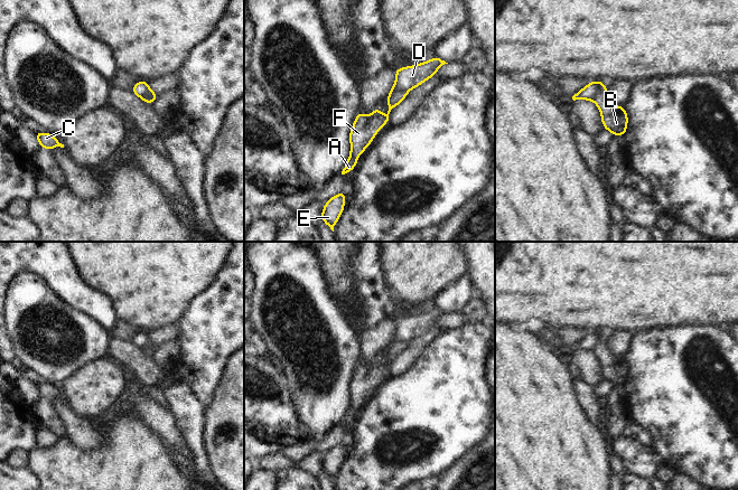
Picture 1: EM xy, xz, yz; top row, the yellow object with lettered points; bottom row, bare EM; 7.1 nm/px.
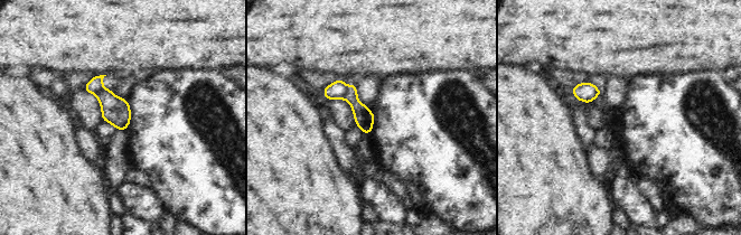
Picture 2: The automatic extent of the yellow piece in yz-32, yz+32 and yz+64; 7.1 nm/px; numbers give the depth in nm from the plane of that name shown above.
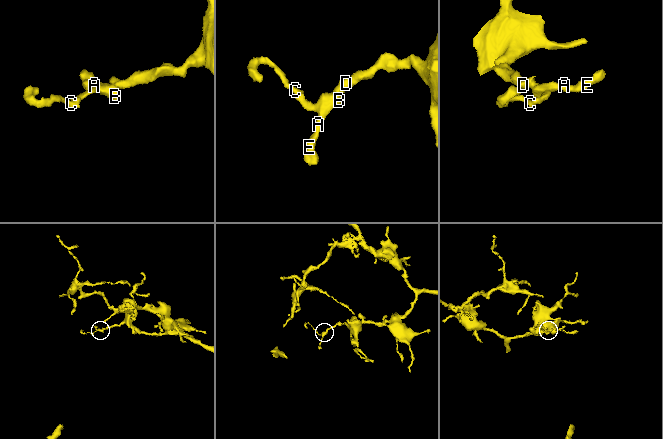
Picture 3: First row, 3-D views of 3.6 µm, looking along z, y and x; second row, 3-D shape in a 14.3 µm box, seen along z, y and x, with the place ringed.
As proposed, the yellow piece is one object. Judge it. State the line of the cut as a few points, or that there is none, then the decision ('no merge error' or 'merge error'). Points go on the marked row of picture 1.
yz (604, 85), (594, 100) | merge error

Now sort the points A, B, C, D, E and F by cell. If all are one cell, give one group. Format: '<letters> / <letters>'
A B C E F / D

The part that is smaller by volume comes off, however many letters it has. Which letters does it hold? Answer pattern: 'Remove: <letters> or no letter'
Remove: A, B, C, E, F

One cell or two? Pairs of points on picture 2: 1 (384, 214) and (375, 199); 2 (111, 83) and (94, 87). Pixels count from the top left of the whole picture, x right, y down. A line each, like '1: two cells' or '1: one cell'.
1: one cell
2: one cell

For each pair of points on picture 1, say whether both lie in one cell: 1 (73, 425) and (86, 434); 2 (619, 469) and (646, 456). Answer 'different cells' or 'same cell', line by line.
1: same cell
2: different cells

